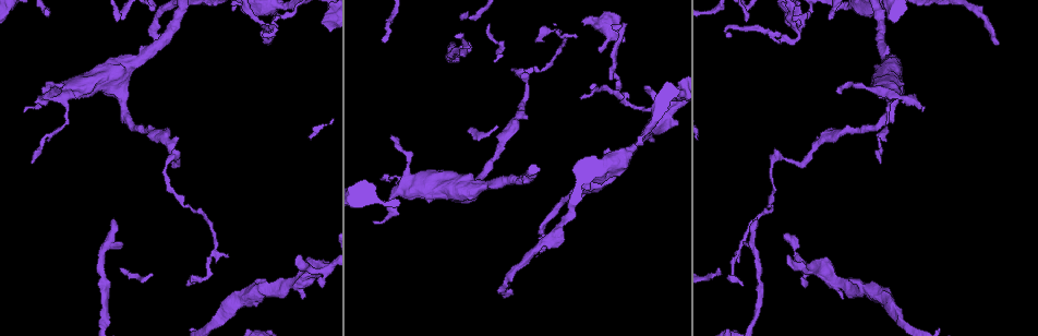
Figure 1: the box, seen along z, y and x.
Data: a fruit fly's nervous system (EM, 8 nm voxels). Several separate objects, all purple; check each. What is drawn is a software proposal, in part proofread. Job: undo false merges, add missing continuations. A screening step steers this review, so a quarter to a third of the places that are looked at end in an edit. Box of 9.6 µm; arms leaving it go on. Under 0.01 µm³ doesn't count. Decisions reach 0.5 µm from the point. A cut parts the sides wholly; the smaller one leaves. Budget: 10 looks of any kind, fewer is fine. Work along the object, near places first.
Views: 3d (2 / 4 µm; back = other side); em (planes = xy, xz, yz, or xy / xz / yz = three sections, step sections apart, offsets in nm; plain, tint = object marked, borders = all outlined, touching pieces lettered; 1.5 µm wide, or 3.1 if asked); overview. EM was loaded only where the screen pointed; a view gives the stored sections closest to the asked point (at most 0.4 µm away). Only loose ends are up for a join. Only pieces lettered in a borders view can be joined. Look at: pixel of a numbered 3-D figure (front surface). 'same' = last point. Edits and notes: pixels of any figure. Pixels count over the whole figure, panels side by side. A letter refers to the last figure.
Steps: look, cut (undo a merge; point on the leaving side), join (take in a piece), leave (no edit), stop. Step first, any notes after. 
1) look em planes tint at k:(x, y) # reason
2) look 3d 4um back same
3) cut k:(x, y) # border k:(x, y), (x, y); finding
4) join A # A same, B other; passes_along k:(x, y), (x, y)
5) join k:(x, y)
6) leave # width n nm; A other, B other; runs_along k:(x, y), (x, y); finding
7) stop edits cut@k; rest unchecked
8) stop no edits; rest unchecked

look em xy step 8 tint at 1:(621, 98) # three arms meet

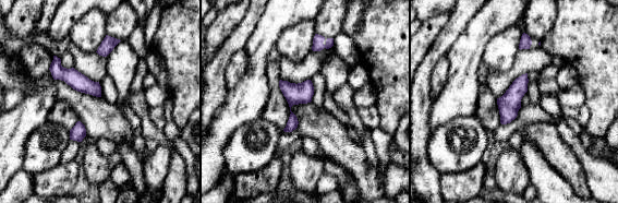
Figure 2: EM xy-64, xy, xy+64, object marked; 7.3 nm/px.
look em xy step 8 borders same

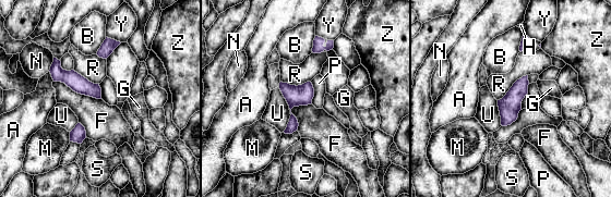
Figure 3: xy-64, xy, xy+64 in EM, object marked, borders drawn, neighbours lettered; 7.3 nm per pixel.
leave # width 100 nm; A other, B other, F other, G other, H other, M other, N other, P other, R other, S other, U other, Y other, Z other; runs_along 3:(56, 62), (66, 76), (98, 96); one cell here

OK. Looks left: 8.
look 3d 2um back at 1:(755, 222) # branch stops here

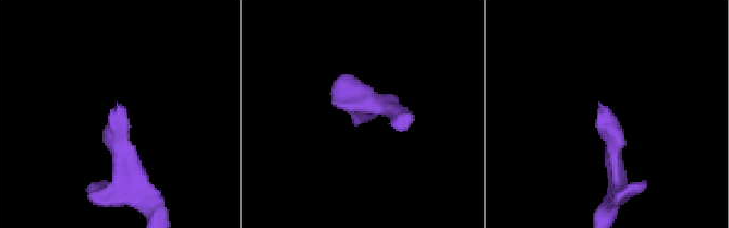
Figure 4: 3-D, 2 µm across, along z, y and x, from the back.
look em planes borders at 4:(600, 106) # shape alone is not enough

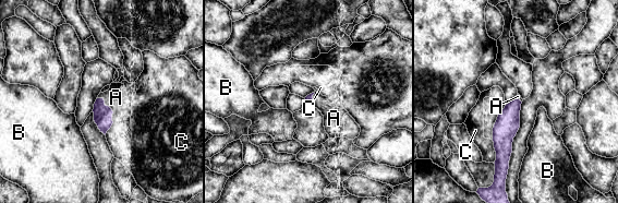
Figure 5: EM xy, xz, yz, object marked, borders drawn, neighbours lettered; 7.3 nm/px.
join A # A same, B other, C other; passes_along 5:(102, 115), (112, 112), (116, 97); the cell continues

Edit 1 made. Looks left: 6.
look em planes borders at 1:(879, 162) # tapers out

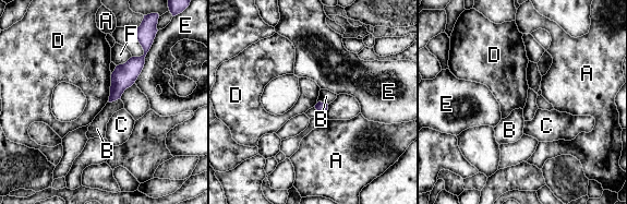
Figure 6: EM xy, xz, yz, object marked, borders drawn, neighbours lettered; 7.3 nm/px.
leave # A other, B other, C other, D other, E other, F other; none of them fits

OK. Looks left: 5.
look em planes tint at 1:(921, 110) # thin end

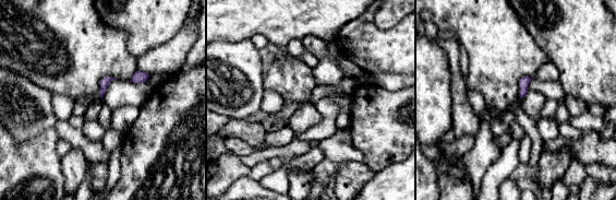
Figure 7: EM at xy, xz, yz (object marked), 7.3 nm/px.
look em planes borders same

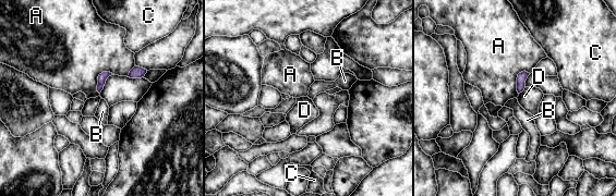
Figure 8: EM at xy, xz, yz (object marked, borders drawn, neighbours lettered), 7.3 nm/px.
leave # A other, B other, C other, D other; border 8:(113, 73), (98, 76), (99, 94); none of them fits

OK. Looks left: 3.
stop edits join@5; rest unchecked

